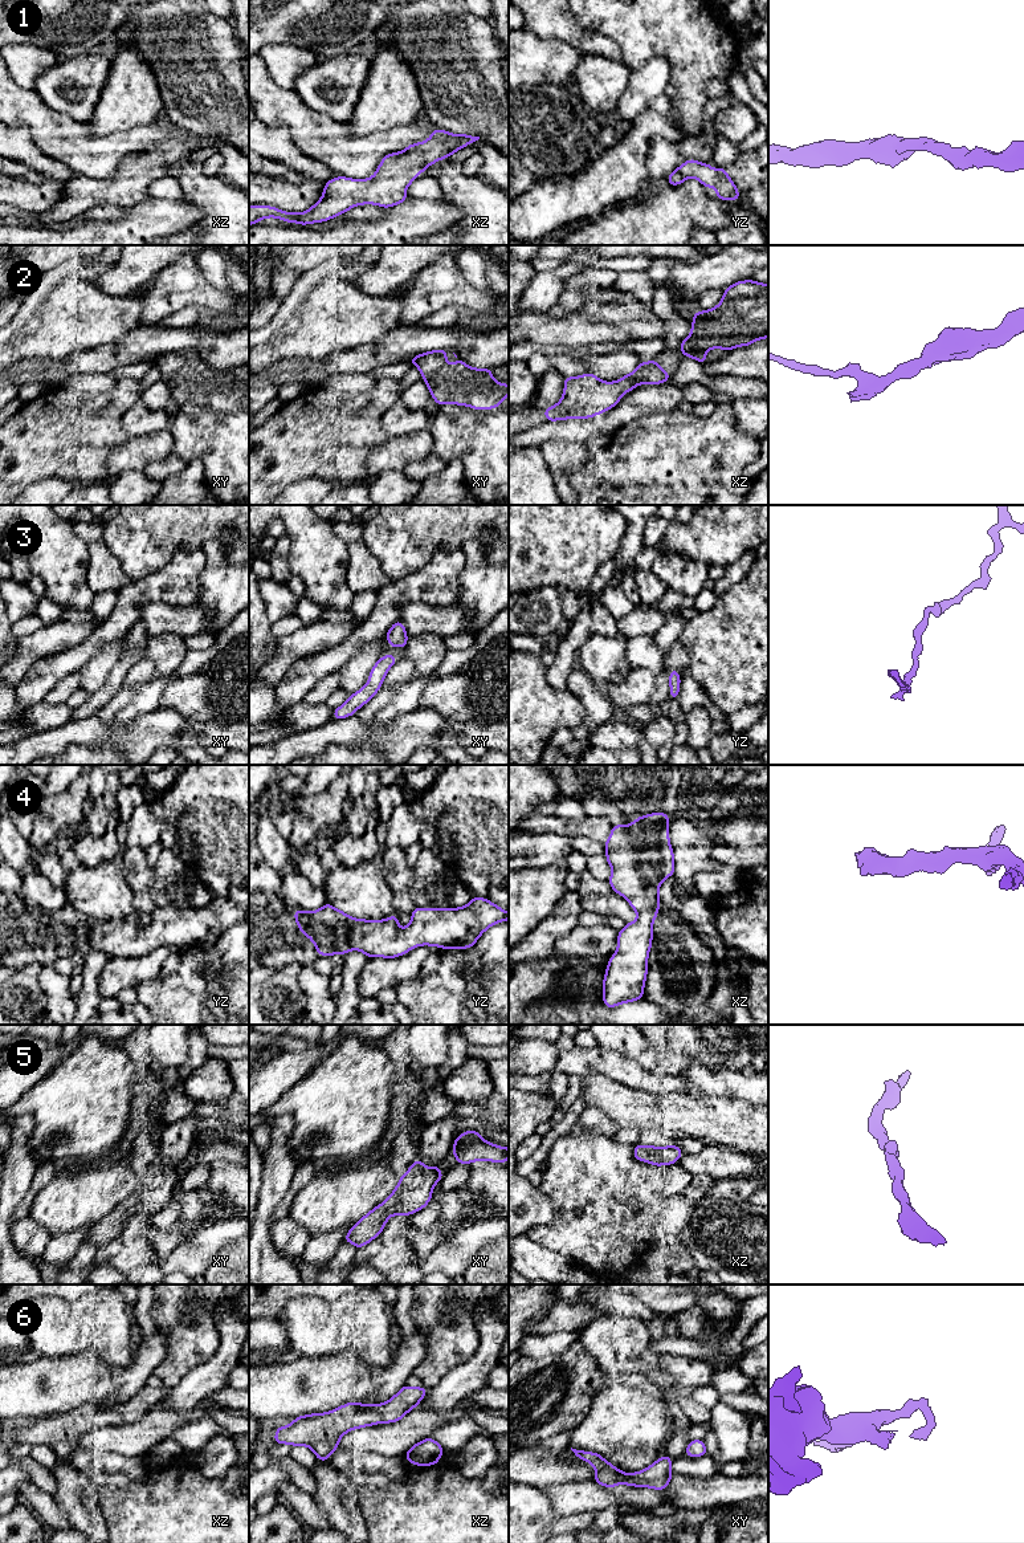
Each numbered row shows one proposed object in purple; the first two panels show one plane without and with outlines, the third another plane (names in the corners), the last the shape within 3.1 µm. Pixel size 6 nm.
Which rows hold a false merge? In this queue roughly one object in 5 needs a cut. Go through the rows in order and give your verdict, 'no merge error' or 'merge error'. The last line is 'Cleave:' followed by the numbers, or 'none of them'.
1: no merge error
2: no merge error
3: no merge error
4: no merge error
5: no merge error
6: no merge error
Cleave: none of them

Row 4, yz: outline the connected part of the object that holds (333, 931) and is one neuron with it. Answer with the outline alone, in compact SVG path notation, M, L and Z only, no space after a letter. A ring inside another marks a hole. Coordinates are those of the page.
M473 896L472 901L461 908L419 908L415 907L407 928L399 928L399 919L393 913L385 920L354 919L329 903L313 912L294 909L294 919L299 932L314 944L319 956L331 957L335 953L346 954L356 949L370 957L393 958L408 953L420 945L432 945L444 949L472 948L478 937L491 925L509 920L509 912L485 897Z

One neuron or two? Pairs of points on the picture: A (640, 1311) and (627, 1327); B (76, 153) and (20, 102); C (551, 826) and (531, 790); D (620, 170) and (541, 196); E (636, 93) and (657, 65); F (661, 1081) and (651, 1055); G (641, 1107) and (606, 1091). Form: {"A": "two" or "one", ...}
{"A": "two", "B": "one", "C": "two", "D": "one", "E": "one", "F": "two", "G": "one"}

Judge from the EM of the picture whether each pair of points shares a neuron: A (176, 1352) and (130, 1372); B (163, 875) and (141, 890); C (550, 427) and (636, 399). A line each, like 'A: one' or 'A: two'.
A: two
B: two
C: one

